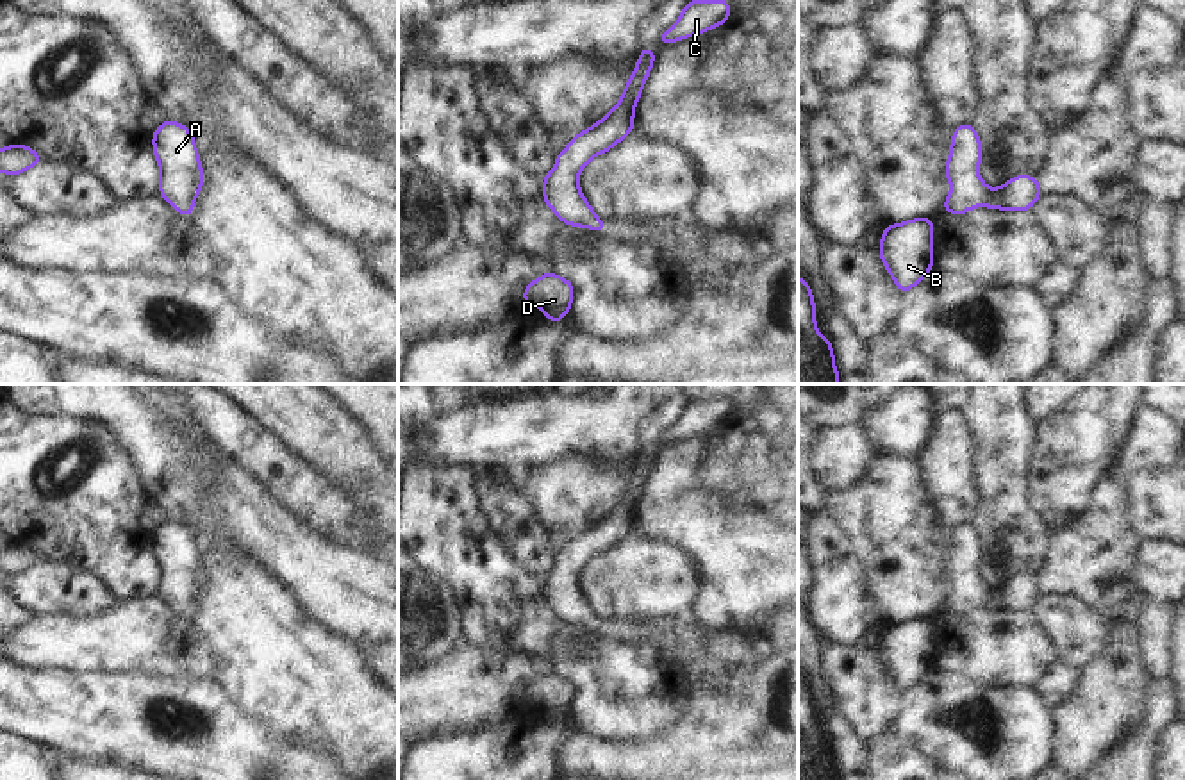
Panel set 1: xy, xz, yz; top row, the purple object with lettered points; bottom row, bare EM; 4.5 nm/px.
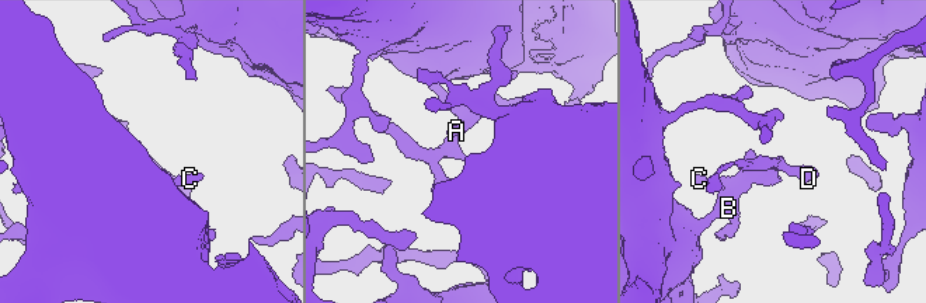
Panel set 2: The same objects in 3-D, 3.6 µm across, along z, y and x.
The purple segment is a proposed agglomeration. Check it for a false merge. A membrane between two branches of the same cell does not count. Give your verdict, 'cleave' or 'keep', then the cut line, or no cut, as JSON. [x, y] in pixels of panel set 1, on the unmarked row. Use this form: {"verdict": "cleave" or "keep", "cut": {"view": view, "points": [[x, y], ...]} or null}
{"verdict": "keep", "cut": null}

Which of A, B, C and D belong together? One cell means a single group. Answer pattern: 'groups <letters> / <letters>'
groups A B C D

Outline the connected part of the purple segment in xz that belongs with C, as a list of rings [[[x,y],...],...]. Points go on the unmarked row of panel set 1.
[[[691,400],[682,409],[682,416],[678,418],[678,421],[660,436],[659,443],[669,444],[673,441],[680,441],[723,425],[730,412],[732,407],[725,400]]]

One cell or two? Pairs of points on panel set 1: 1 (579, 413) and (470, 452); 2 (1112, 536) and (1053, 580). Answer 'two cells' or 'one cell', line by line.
1: one cell
2: one cell

